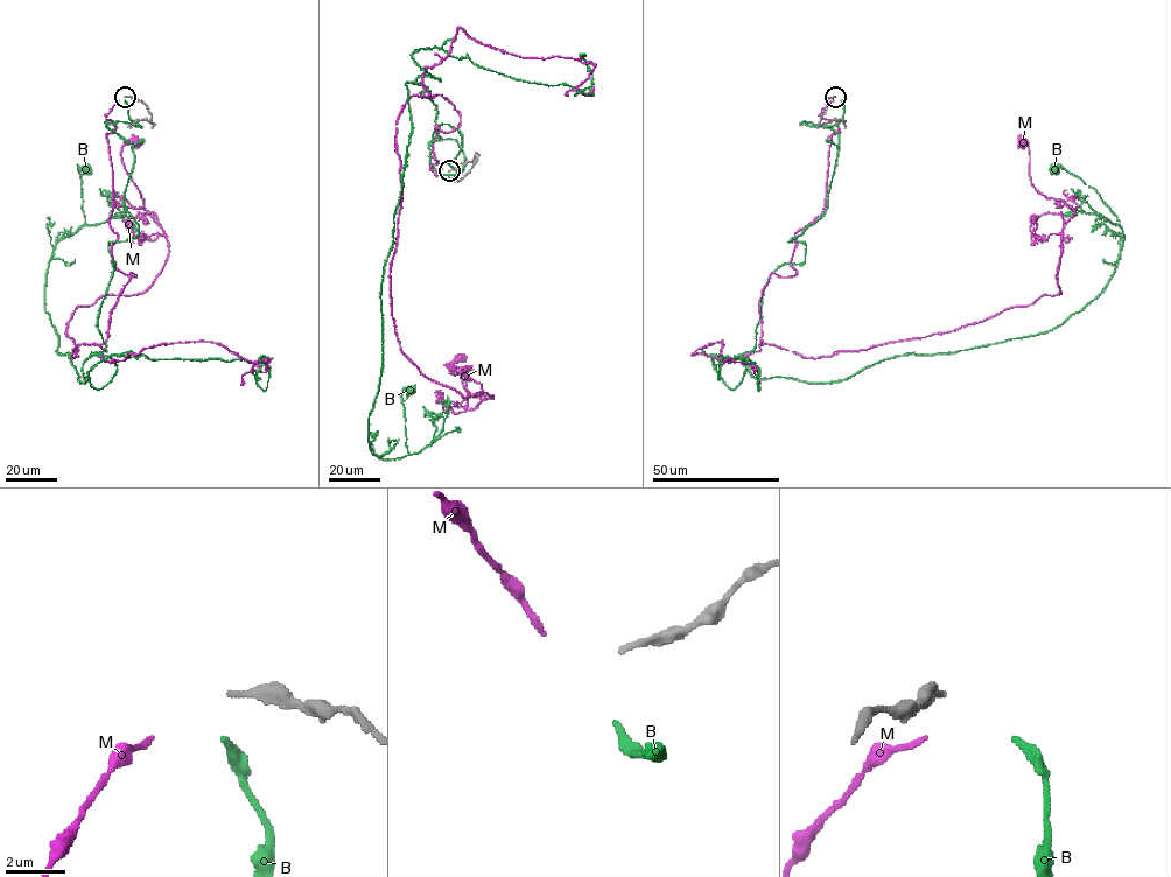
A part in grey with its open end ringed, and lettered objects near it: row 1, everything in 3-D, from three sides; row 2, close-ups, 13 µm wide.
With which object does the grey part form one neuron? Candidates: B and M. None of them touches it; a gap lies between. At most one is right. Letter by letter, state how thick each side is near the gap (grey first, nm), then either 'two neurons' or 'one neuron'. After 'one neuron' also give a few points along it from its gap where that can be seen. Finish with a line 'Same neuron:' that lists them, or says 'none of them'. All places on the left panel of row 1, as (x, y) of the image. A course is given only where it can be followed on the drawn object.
B: calibres 200 and 280 nm; two neurons
M: calibres 200 and 200 nm; one neuron; course (119, 100), (112, 261), (137, 276), (72, 357), (76, 308), (142, 293), (168, 254), (135, 144)
Same neuron: M

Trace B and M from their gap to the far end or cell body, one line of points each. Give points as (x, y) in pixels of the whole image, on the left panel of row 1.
B: (125, 100), (141, 126), (105, 123), (132, 145), (138, 234), (109, 241), (82, 383), (44, 293), (88, 168)
M: (119, 100), (112, 261), (137, 276), (72, 357), (76, 308), (142, 293), (168, 254), (135, 144)

